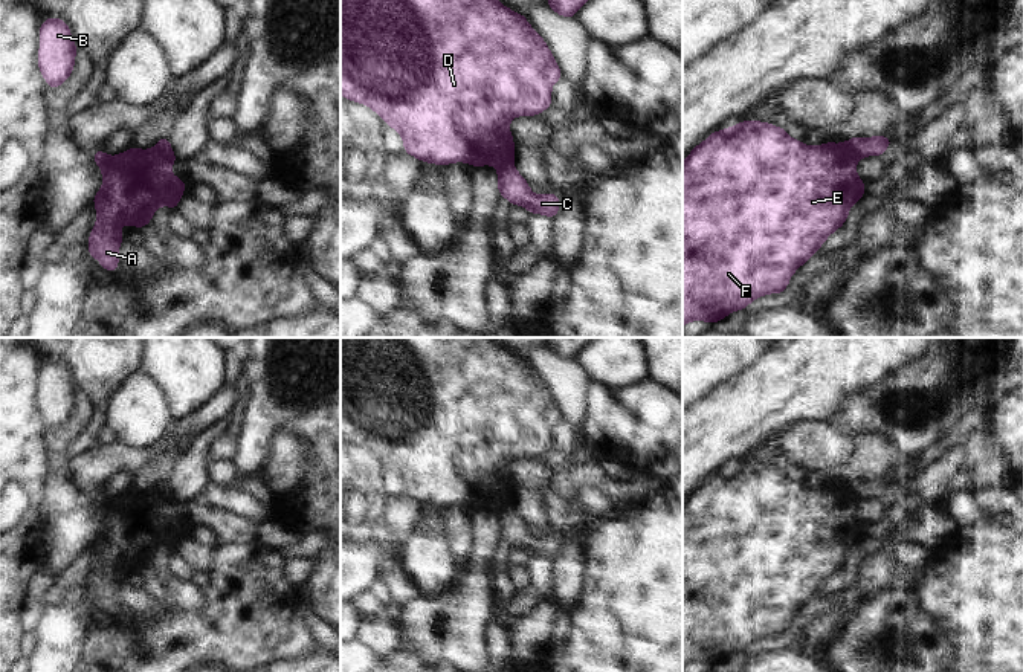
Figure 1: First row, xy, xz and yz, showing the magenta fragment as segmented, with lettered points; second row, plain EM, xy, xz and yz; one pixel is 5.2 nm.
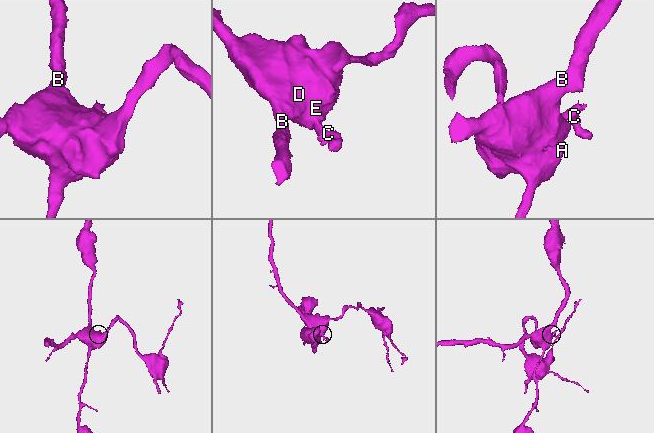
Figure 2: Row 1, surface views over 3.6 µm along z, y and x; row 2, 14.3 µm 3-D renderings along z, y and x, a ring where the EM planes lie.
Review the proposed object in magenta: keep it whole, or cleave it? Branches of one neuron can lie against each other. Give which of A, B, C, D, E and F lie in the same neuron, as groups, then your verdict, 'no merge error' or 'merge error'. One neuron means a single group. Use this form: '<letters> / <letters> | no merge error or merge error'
A B D E F / C | merge error

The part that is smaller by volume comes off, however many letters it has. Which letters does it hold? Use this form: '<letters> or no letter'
C

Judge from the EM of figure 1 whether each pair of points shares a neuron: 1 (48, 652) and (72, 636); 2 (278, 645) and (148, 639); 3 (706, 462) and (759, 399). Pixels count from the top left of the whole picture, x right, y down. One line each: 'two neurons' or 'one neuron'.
1: one neuron
2: one neuron
3: one neuron

